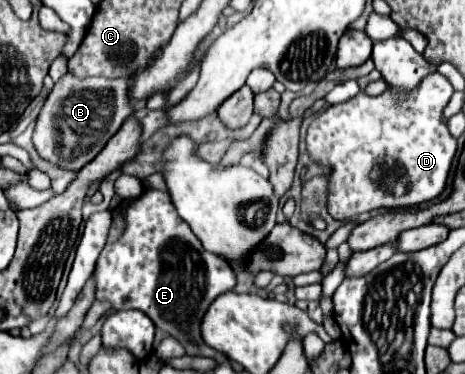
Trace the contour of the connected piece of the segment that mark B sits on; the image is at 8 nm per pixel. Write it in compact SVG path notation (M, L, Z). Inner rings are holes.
M66 73L54 85L38 115L32 141L40 157L66 169L82 169L86 163L90 163L132 113L132 105L126 101L126 85L126 79L98 77L82 81Z

